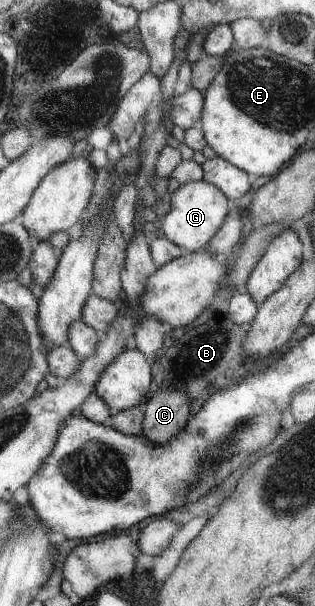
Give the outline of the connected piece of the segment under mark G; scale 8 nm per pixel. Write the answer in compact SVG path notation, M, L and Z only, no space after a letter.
M190 181L181 184L174 193L171 193L170 211L161 214L157 226L162 235L176 246L184 247L189 252L204 250L212 237L220 230L226 217L231 213L228 209L226 195L206 181Z

